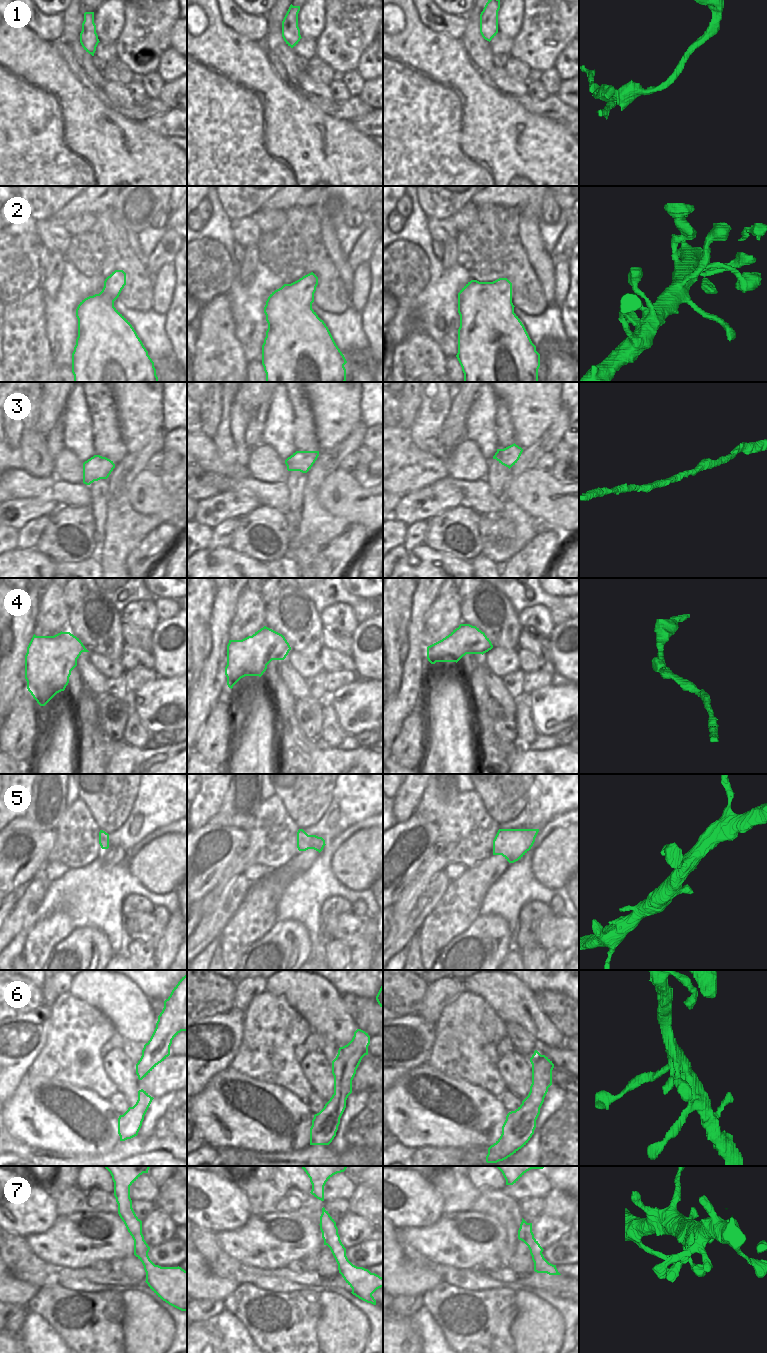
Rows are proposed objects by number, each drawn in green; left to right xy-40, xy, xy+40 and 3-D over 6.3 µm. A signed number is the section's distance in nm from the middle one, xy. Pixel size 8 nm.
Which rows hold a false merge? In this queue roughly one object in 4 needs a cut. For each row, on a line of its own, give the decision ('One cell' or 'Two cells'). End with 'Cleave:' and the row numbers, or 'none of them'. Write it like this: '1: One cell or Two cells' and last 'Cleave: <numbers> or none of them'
1: One cell
2: One cell
3: One cell
4: One cell
5: One cell
6: One cell
7: One cell
Cleave: none of them

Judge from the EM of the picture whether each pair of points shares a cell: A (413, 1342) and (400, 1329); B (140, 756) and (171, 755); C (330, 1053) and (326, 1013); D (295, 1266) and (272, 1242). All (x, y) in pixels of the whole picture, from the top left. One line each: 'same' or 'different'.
A: same
B: same
C: different
D: different

